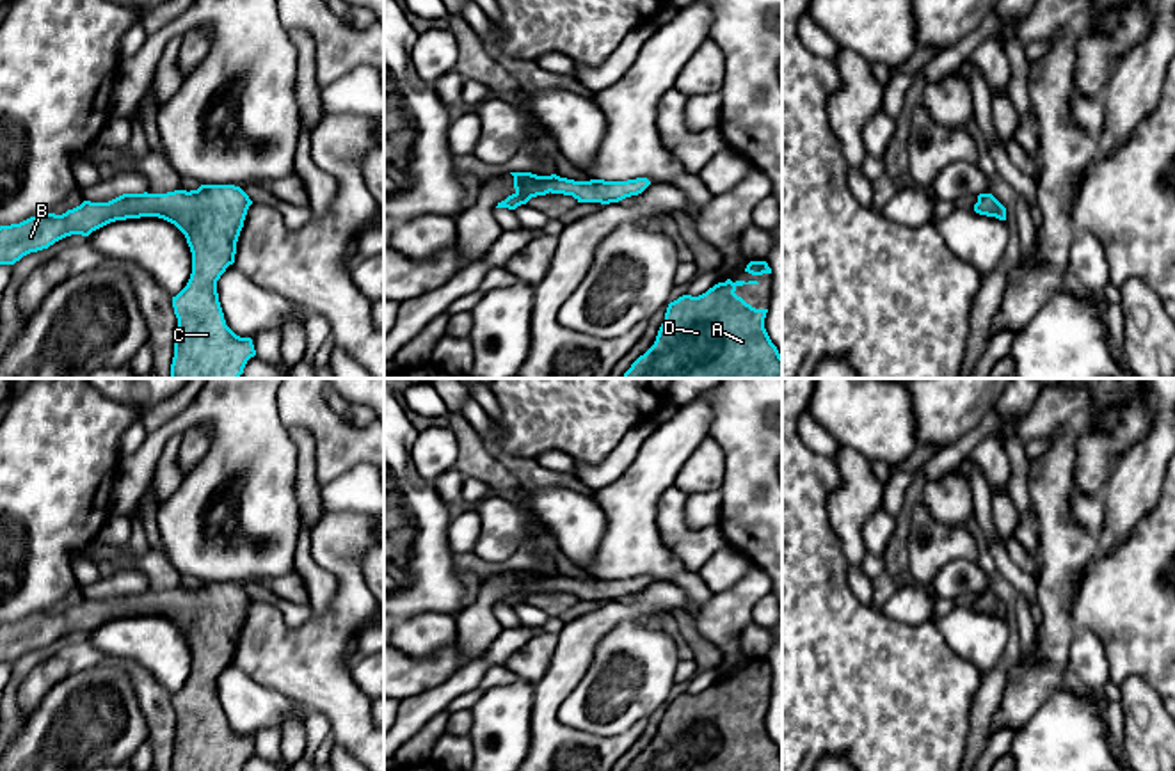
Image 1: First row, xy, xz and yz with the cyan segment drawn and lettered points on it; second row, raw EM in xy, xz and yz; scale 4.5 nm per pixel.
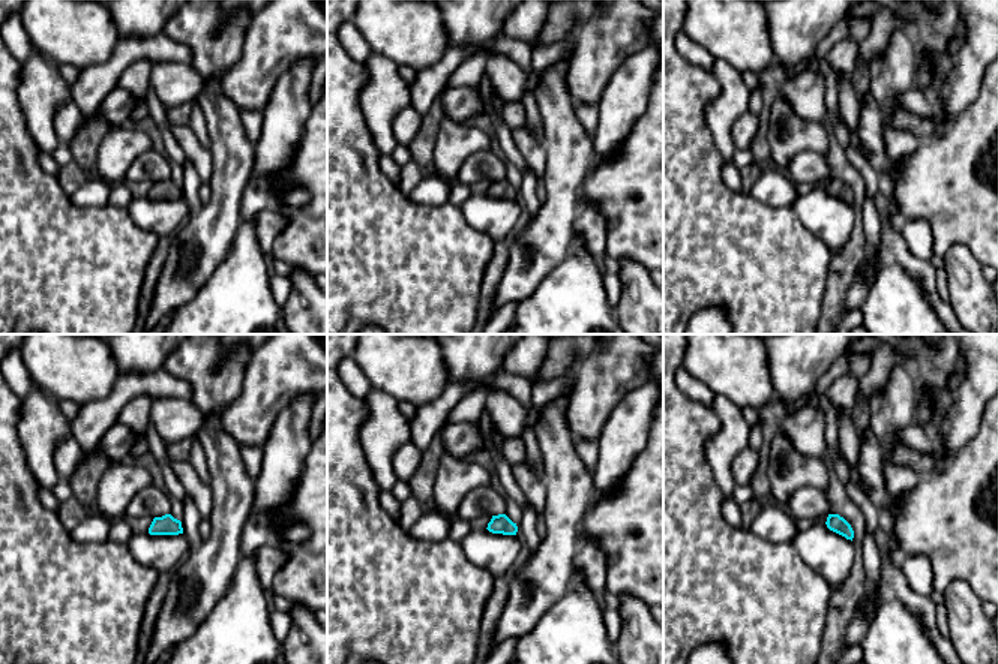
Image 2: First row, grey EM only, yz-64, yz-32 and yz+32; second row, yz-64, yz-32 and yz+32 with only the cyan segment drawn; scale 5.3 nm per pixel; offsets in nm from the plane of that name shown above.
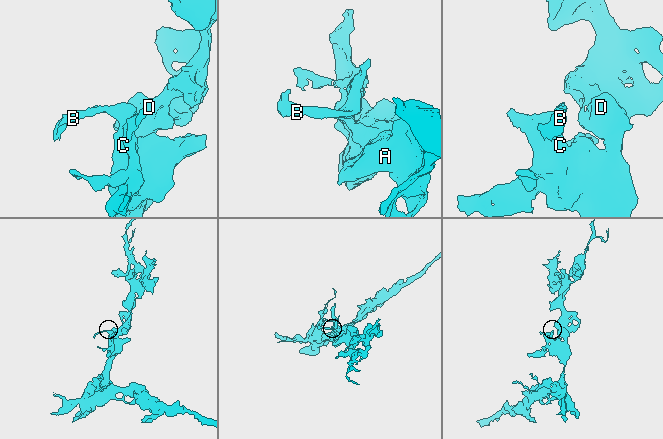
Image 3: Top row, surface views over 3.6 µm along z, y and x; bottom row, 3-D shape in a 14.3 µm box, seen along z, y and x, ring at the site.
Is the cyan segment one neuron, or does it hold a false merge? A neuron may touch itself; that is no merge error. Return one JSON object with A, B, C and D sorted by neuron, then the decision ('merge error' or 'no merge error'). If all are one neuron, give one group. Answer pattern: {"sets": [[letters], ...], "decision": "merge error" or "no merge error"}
{"sets": [["A", "B", "C", "D"]], "decision": "no merge error"}

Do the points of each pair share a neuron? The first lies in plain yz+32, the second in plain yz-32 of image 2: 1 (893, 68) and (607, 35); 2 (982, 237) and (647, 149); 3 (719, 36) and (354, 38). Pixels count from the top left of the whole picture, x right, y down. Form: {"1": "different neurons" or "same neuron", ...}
{"1": "different neurons", "2": "same neuron", "3": "different neurons"}

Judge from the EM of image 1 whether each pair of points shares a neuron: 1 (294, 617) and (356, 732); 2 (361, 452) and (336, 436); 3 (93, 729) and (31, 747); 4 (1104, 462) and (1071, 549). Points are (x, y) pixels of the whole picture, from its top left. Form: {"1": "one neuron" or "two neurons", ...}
{"1": "two neurons", "2": "one neuron", "3": "one neuron", "4": "two neurons"}

